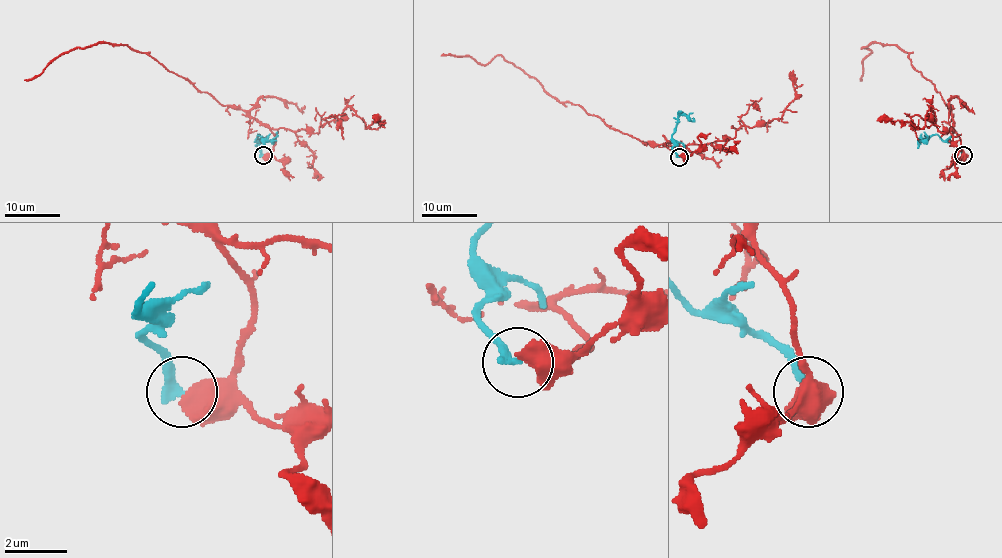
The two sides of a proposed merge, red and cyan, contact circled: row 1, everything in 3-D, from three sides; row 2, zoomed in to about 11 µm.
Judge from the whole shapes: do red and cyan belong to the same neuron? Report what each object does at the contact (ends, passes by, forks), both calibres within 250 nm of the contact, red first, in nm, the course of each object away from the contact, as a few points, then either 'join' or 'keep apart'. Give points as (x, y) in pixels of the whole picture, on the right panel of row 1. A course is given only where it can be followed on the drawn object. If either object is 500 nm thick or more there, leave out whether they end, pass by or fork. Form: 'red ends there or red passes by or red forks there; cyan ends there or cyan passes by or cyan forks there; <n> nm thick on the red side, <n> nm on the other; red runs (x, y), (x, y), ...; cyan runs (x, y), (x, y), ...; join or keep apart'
600 nm thick on the red side, 300 nm on the other; red runs (962, 155), (950, 106), (911, 65), (908, 53), (893, 44), (862, 47), (871, 51), (863, 60), (862, 80); cyan runs (963, 155), (936, 134), (922, 141), (926, 138), (924, 131); keep apart

